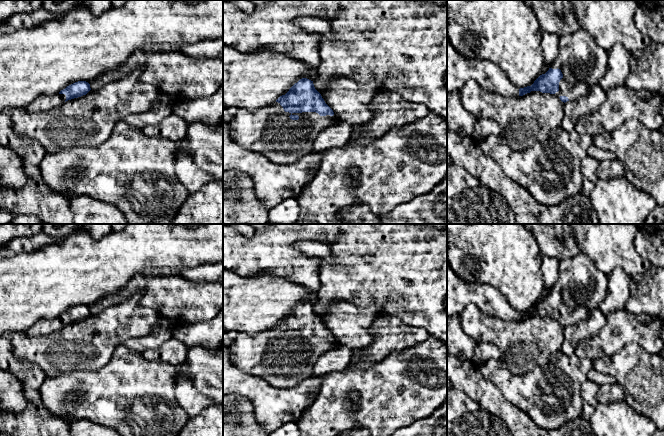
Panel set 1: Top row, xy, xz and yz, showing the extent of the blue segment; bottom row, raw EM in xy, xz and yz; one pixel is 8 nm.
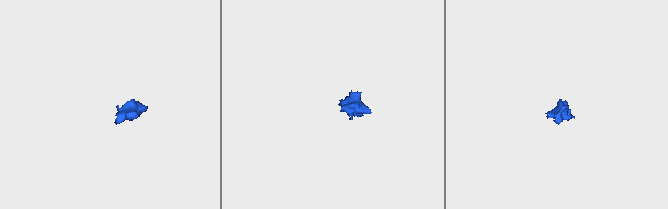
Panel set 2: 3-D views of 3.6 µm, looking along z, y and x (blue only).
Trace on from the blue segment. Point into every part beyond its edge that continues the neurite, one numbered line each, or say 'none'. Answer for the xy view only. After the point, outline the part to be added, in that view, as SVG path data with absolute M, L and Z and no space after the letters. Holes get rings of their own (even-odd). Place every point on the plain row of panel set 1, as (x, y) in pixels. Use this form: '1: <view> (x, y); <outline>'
1: xy (44, 327); M65 318L41 319L36 322L30 329L26 330L26 334L32 337L47 336L61 328L66 324Z

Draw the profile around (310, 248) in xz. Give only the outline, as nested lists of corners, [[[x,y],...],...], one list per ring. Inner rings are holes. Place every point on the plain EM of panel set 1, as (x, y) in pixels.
[[[303,240],[296,242],[294,247],[307,256],[319,258],[322,263],[332,263],[334,261],[332,249],[324,243],[312,240]]]

